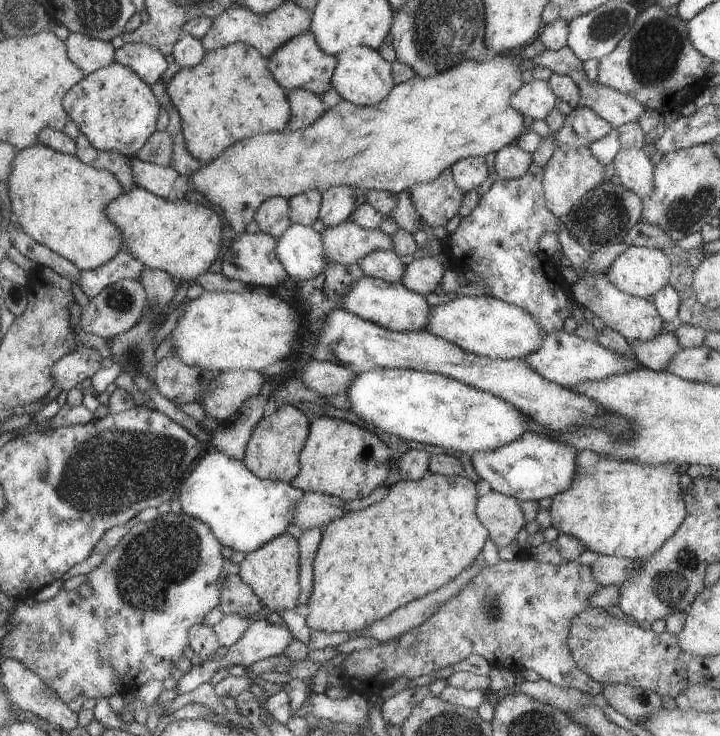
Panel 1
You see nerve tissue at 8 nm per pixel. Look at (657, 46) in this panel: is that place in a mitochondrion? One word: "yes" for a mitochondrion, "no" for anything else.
yes

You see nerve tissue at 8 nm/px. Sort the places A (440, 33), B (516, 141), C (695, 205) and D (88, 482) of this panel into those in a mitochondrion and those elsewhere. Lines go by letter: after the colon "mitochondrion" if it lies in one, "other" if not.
A: mitochondrion
B: other
C: mitochondrion
D: mitochondrion

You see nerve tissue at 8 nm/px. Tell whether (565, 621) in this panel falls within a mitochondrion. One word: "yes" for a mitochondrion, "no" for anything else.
no

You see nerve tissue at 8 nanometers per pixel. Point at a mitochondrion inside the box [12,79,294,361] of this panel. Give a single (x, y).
(119, 300)

